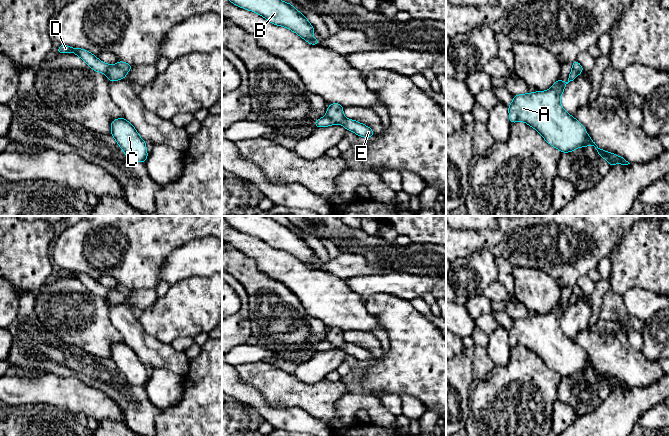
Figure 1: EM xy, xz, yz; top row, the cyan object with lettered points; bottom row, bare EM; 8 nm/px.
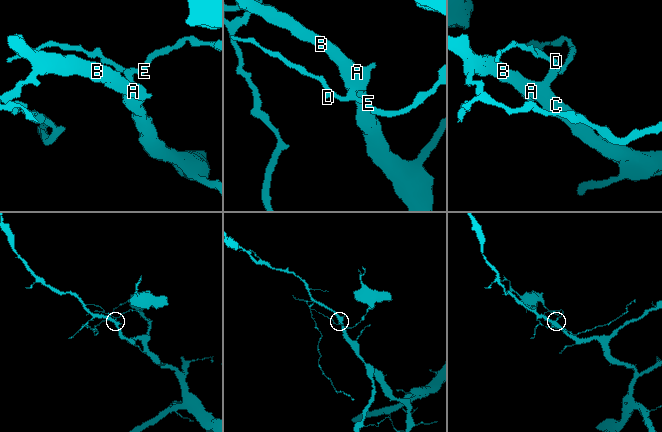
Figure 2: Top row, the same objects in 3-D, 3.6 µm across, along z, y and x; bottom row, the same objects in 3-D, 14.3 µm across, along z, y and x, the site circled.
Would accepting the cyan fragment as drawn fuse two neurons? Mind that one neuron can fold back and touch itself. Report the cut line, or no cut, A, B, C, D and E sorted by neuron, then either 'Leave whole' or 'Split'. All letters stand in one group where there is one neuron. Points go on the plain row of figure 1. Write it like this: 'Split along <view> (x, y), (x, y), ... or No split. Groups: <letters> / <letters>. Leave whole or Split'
Split along xy (114, 289), (119, 291), (125, 298). Groups: A B C / D E. Split

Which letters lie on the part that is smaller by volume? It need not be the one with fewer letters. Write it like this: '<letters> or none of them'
D, E

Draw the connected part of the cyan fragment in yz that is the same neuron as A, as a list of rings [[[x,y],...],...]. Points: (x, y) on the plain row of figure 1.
[[[572,293],[567,306],[559,302],[547,315],[514,319],[508,330],[509,345],[525,346],[562,377],[593,369],[599,380],[611,391],[616,387],[623,390],[630,388],[625,382],[599,372],[587,358],[585,351],[562,331],[561,319],[566,309],[577,300],[577,296]]]

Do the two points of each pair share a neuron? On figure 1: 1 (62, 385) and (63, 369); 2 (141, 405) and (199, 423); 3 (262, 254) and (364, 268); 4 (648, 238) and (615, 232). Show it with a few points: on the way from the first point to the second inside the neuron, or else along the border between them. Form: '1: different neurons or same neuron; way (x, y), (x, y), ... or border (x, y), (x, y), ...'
1: different neurons; border (39, 373), (74, 377), (84, 384)
2: different neurons; border (161, 410), (155, 418), (154, 425)
3: different neurons; border (320, 268), (337, 275), (341, 279)
4: different neurons; border (632, 226), (621, 242), (610, 253)

